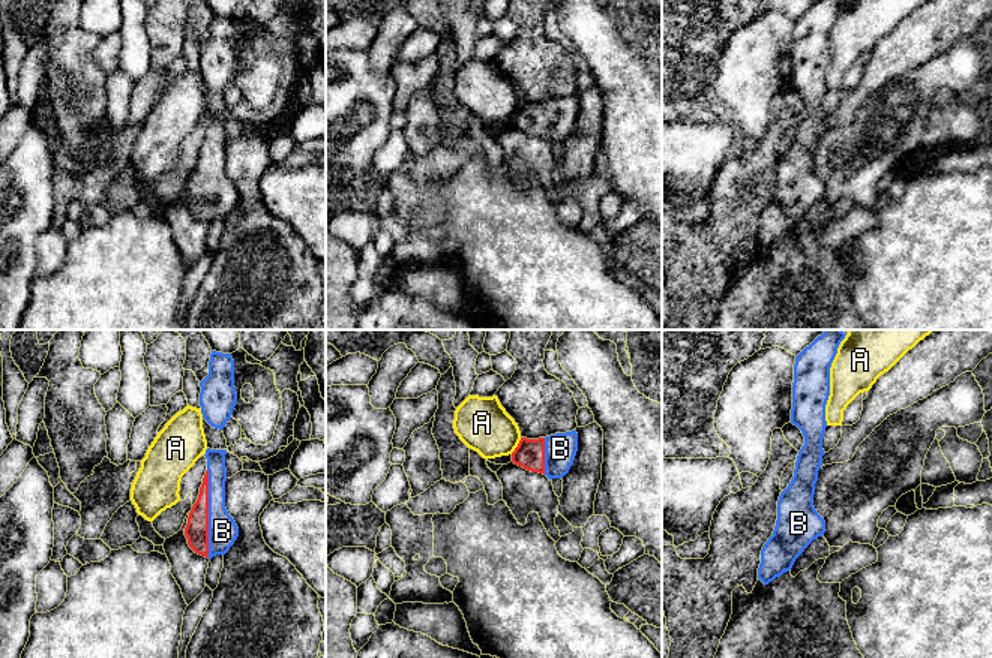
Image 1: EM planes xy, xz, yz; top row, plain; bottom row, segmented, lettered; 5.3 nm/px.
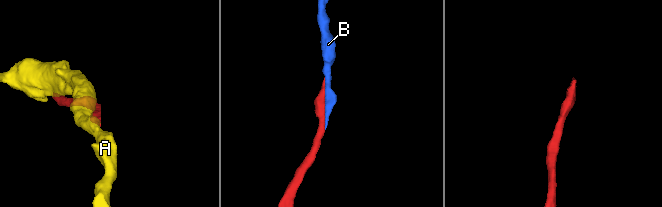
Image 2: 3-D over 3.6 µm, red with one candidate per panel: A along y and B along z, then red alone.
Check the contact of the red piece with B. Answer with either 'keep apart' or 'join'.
join

